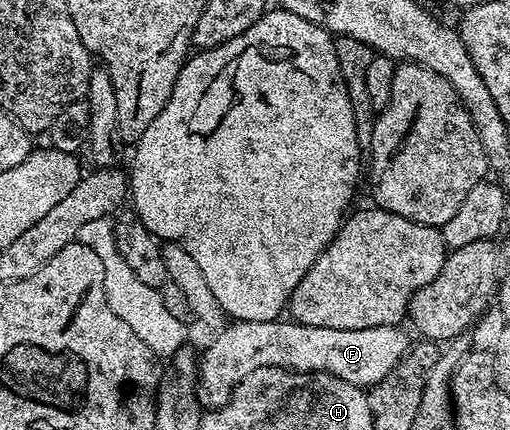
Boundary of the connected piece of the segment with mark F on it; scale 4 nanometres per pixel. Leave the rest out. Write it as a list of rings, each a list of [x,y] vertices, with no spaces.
[[[292,319],[233,321],[218,332],[222,333],[206,347],[205,354],[200,354],[197,395],[205,407],[227,403],[234,387],[247,379],[251,371],[259,371],[259,367],[292,369],[294,373],[331,373],[352,385],[370,387],[381,381],[377,378],[379,359],[375,359],[373,369],[373,335],[381,335],[385,339],[383,349],[387,353],[381,361],[396,369],[411,348],[411,340],[403,330],[387,325],[387,331],[375,331],[375,327],[367,327],[363,331],[339,331],[335,327],[300,325]]]

